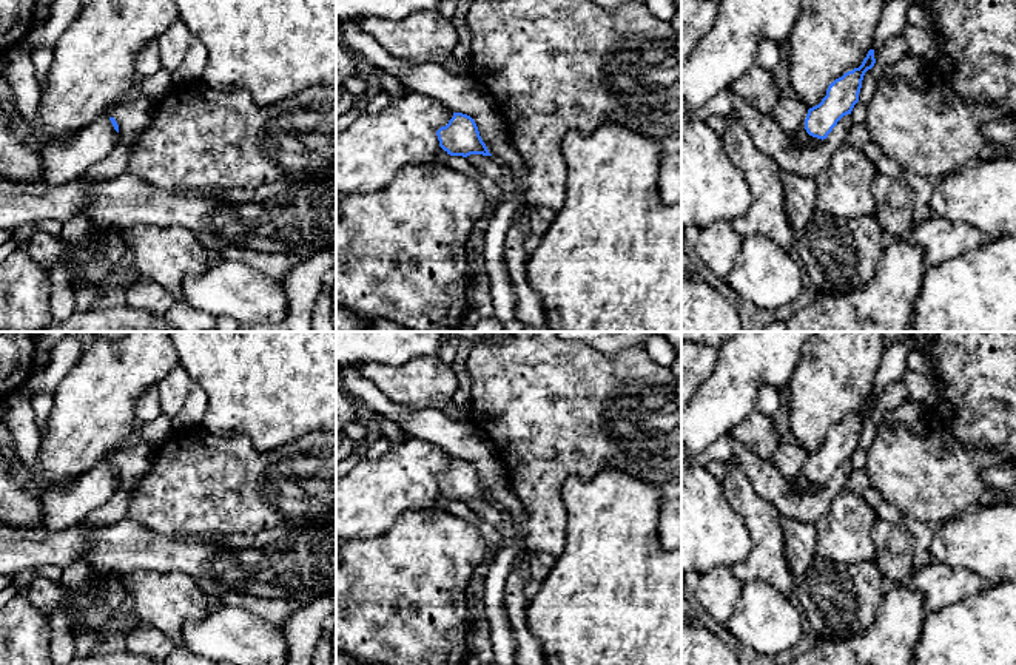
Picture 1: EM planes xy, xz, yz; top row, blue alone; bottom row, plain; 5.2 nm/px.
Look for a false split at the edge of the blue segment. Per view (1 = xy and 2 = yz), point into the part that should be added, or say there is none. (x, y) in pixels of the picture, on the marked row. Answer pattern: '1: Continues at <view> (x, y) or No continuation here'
1: Continues at xy (63, 161)
2: Continues at yz (800, 138)

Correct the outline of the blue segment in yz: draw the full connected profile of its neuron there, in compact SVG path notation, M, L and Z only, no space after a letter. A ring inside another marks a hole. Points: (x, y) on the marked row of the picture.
M870 49L859 68L845 73L829 83L822 102L808 110L805 125L794 134L788 134L789 147L819 147L837 122L843 116L851 114L854 105L859 102L863 76L874 63L874 49Z

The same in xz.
M453 113L446 127L436 131L439 147L450 156L492 156L483 142L475 120L463 113Z

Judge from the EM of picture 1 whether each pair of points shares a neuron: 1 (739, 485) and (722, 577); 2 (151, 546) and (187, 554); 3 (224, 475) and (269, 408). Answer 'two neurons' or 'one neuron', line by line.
1: two neurons
2: one neuron
3: two neurons

